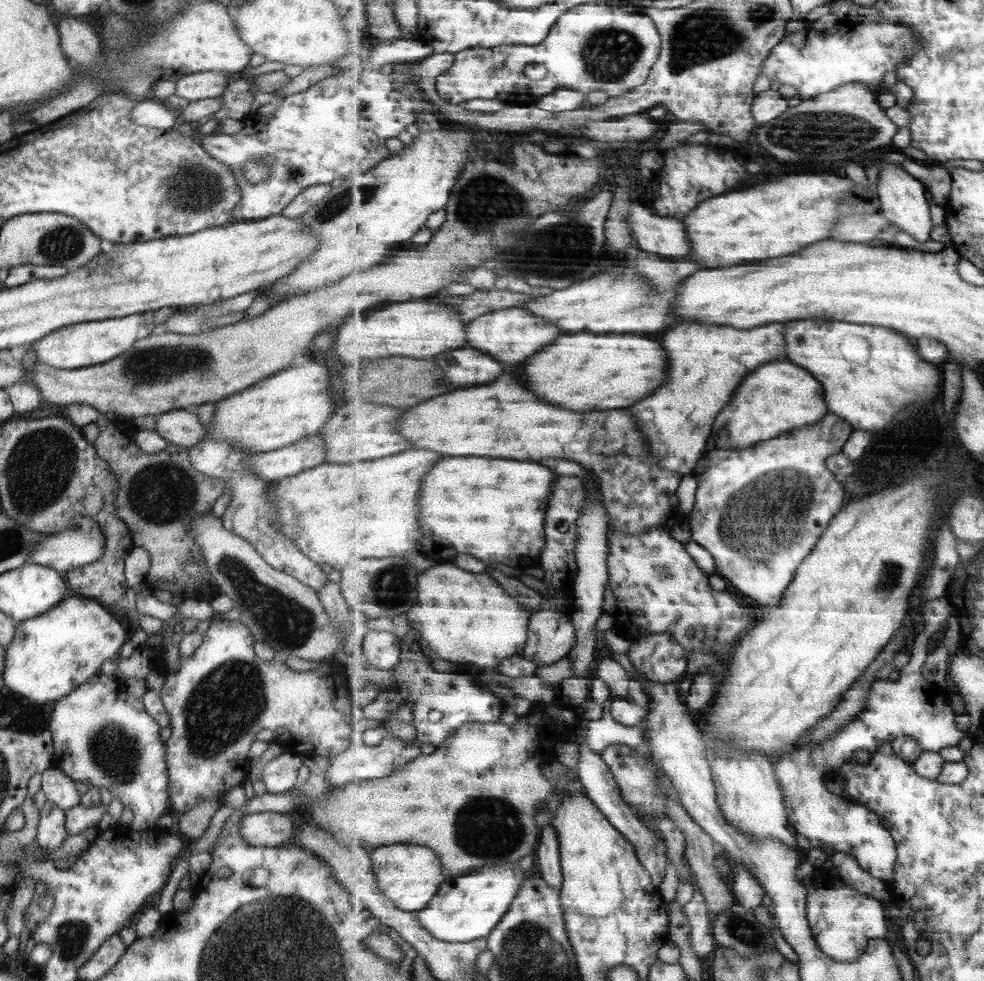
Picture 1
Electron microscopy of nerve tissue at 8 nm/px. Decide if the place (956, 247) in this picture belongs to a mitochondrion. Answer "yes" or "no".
no

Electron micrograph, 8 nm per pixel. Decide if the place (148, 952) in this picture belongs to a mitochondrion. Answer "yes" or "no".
no

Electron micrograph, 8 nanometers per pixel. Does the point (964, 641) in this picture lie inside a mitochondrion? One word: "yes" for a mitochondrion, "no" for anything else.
no

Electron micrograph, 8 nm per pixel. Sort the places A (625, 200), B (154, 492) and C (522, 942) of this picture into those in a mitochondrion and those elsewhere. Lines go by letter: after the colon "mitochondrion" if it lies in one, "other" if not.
A: other
B: mitochondrion
C: mitochondrion

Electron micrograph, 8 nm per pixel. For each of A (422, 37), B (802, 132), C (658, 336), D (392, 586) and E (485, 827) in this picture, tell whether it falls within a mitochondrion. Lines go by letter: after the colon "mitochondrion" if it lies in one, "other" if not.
A: other
B: mitochondrion
C: other
D: mitochondrion
E: mitochondrion

